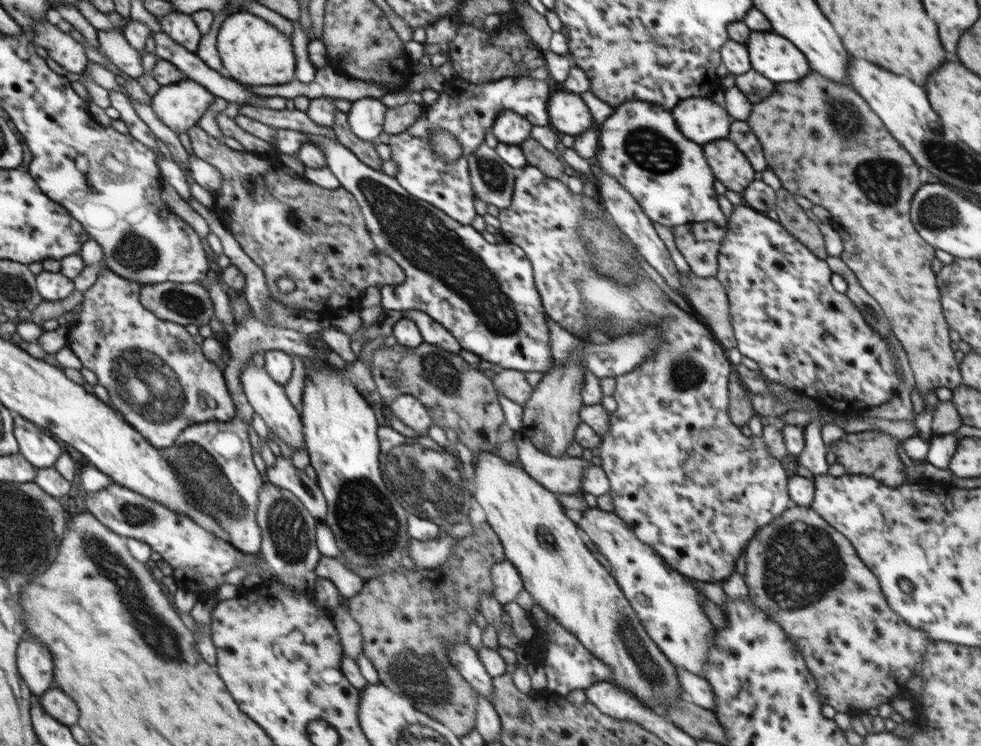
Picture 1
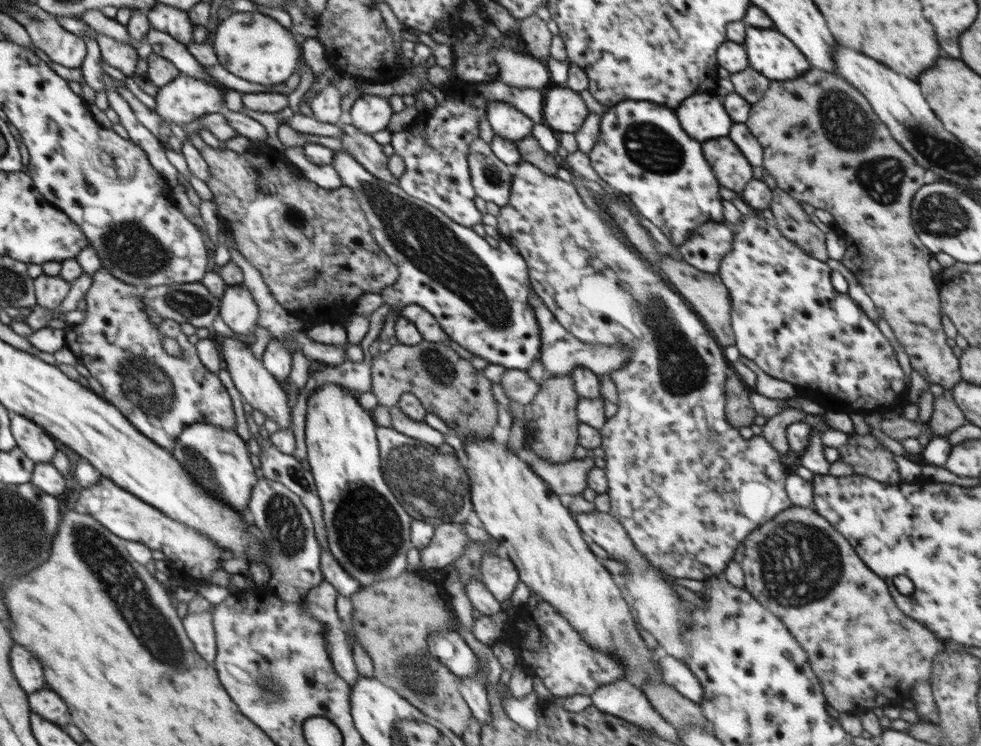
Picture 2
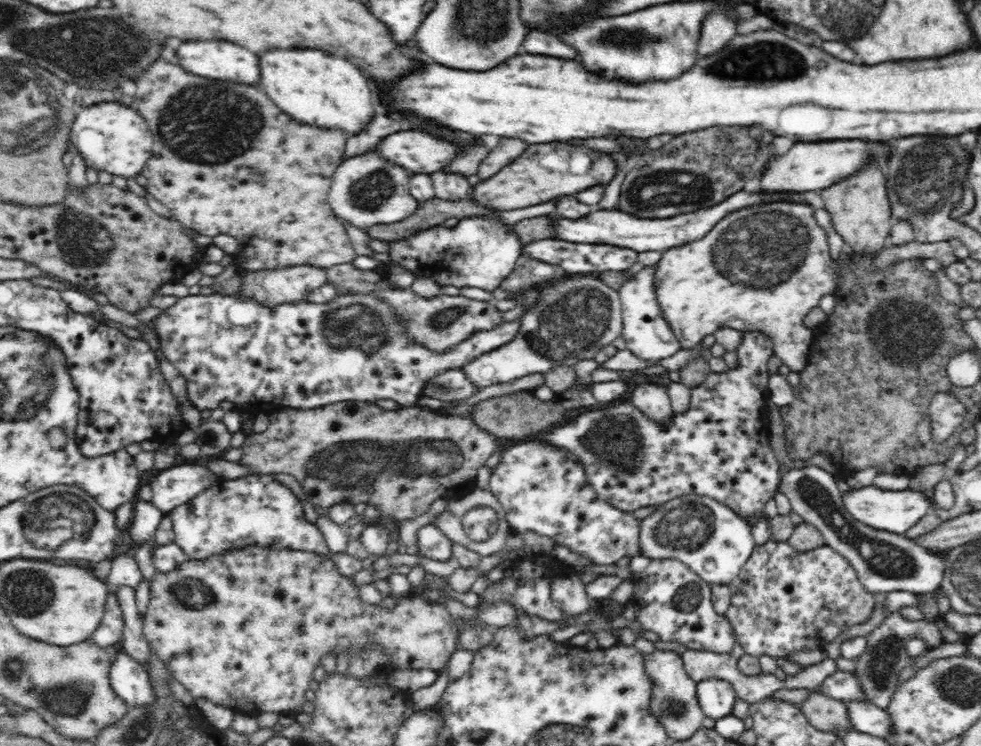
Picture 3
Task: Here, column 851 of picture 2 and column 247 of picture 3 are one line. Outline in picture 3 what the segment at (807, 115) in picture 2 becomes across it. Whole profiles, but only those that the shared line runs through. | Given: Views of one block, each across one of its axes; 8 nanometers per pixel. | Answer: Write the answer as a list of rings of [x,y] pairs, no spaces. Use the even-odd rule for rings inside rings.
[[[161,58],[150,64],[150,68],[142,71],[140,76],[137,75],[135,83],[136,95],[133,97],[130,107],[146,119],[153,135],[152,154],[146,161],[141,174],[147,178],[146,189],[170,211],[173,219],[180,221],[186,228],[203,233],[204,236],[214,237],[218,234],[229,234],[237,238],[238,248],[232,254],[232,262],[236,264],[241,273],[255,270],[276,270],[292,265],[312,265],[329,269],[334,265],[352,263],[356,257],[352,242],[346,234],[344,225],[338,221],[338,217],[327,202],[331,178],[337,165],[344,160],[345,145],[349,134],[342,130],[323,130],[314,125],[298,123],[296,119],[282,113],[282,110],[279,110],[278,106],[275,106],[275,103],[263,91],[260,92],[260,88],[256,88],[256,86],[200,78],[183,70],[177,62],[167,62]]]

